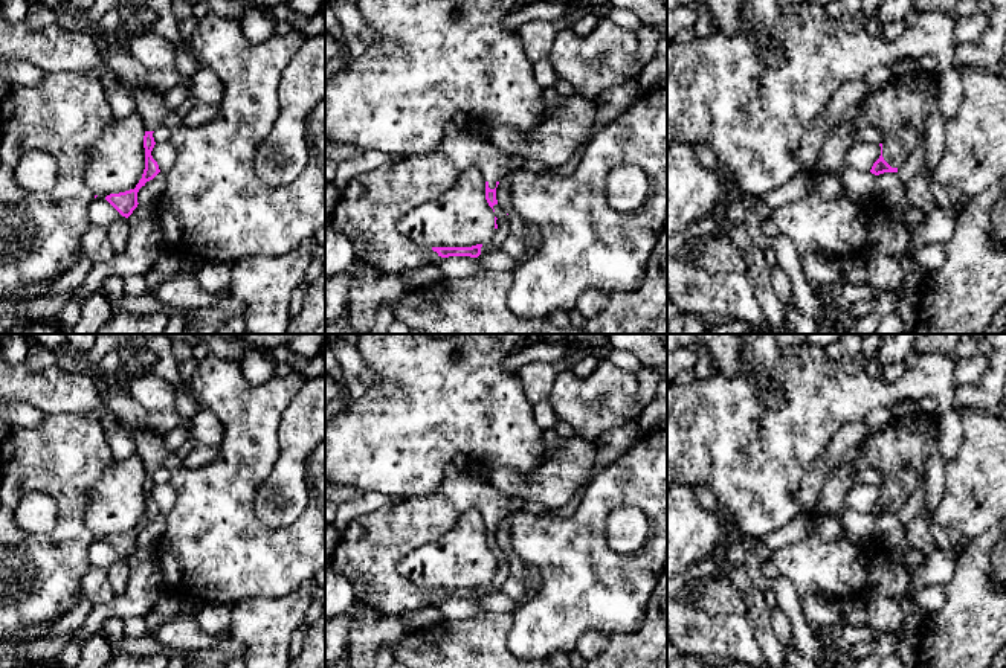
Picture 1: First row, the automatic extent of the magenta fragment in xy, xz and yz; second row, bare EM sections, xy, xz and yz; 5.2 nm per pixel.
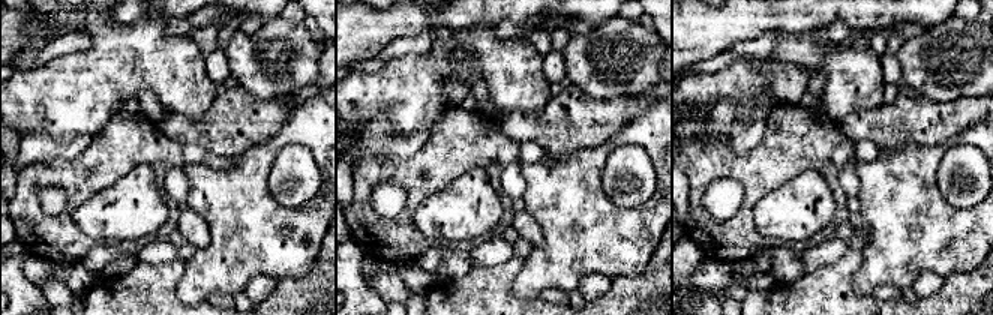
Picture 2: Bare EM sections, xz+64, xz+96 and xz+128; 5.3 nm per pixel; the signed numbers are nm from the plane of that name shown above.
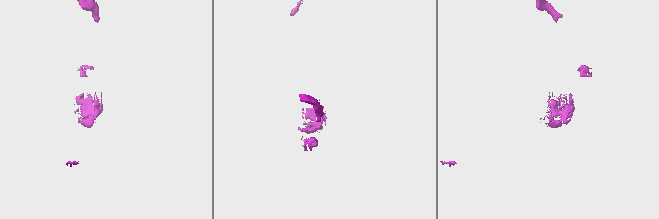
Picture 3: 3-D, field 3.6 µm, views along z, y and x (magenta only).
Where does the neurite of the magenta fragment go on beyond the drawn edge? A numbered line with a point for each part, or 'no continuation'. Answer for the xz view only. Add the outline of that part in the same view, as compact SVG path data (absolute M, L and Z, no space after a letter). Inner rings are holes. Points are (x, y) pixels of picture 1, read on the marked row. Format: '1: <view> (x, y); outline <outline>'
1: xz (370, 208); outline M450 122L441 142L429 154L403 159L397 163L383 163L351 178L340 192L333 215L333 227L353 244L359 262L385 273L418 270L443 259L432 249L417 246L401 235L398 223L406 212L438 198L469 168L479 169L488 188L495 189L496 183L511 171L510 156L493 146L488 139L473 134L469 127L459 128Z

